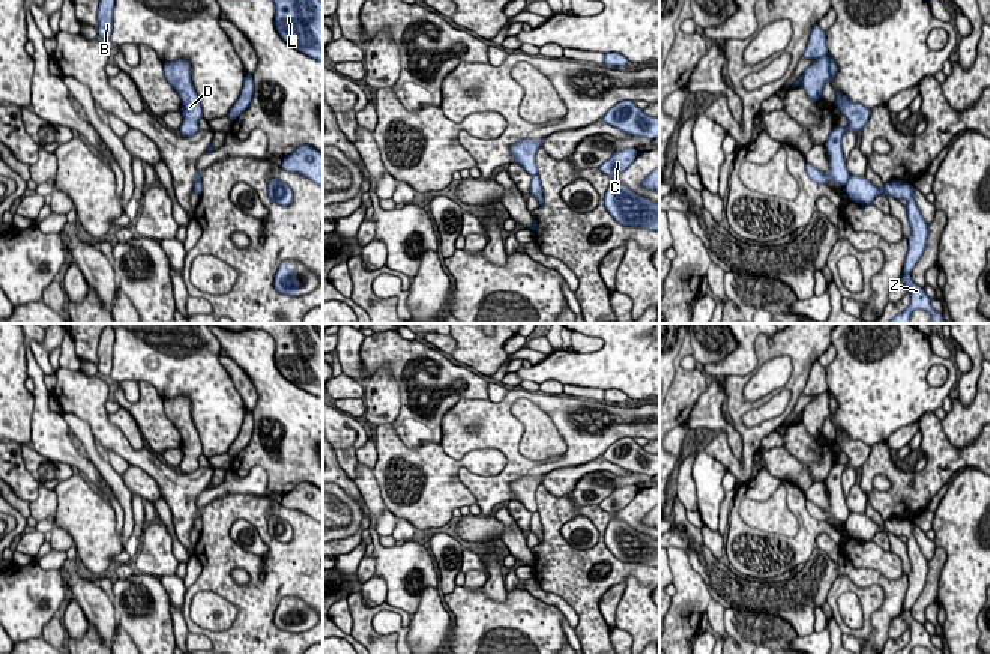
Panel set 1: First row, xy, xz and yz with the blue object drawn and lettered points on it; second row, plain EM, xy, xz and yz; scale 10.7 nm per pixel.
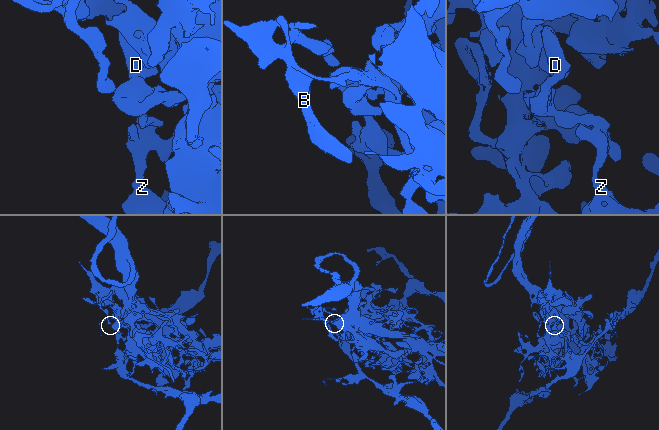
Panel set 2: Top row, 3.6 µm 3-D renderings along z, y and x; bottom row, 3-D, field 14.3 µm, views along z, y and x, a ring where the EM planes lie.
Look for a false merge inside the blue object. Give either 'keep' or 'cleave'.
cleave

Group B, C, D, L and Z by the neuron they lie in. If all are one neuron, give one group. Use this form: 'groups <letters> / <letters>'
groups B C D L / Z

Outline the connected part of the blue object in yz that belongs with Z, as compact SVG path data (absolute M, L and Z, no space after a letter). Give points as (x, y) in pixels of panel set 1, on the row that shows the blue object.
M849 176L844 191L855 203L871 204L877 195L891 195L897 200L906 200L907 221L910 226L909 251L904 262L903 283L910 295L909 307L897 314L889 323L910 323L915 310L925 310L931 316L931 323L945 323L942 313L931 307L931 298L924 289L912 281L912 269L924 254L928 238L928 224L921 215L913 198L915 188L903 180L892 180L877 188L867 177Z

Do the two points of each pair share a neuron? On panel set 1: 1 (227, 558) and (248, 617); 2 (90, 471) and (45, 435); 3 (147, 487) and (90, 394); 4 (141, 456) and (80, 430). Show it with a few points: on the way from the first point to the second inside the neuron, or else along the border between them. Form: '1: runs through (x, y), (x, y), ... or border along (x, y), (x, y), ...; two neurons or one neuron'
1: runs through (226, 573), (226, 584), (244, 602); one neuron
2: runs through (80, 462), (56, 444); one neuron
3: border along (129, 463), (141, 468), (156, 483), (159, 490); two neurons
4: border along (66, 414), (81, 418), (89, 426), (95, 439); two neurons

